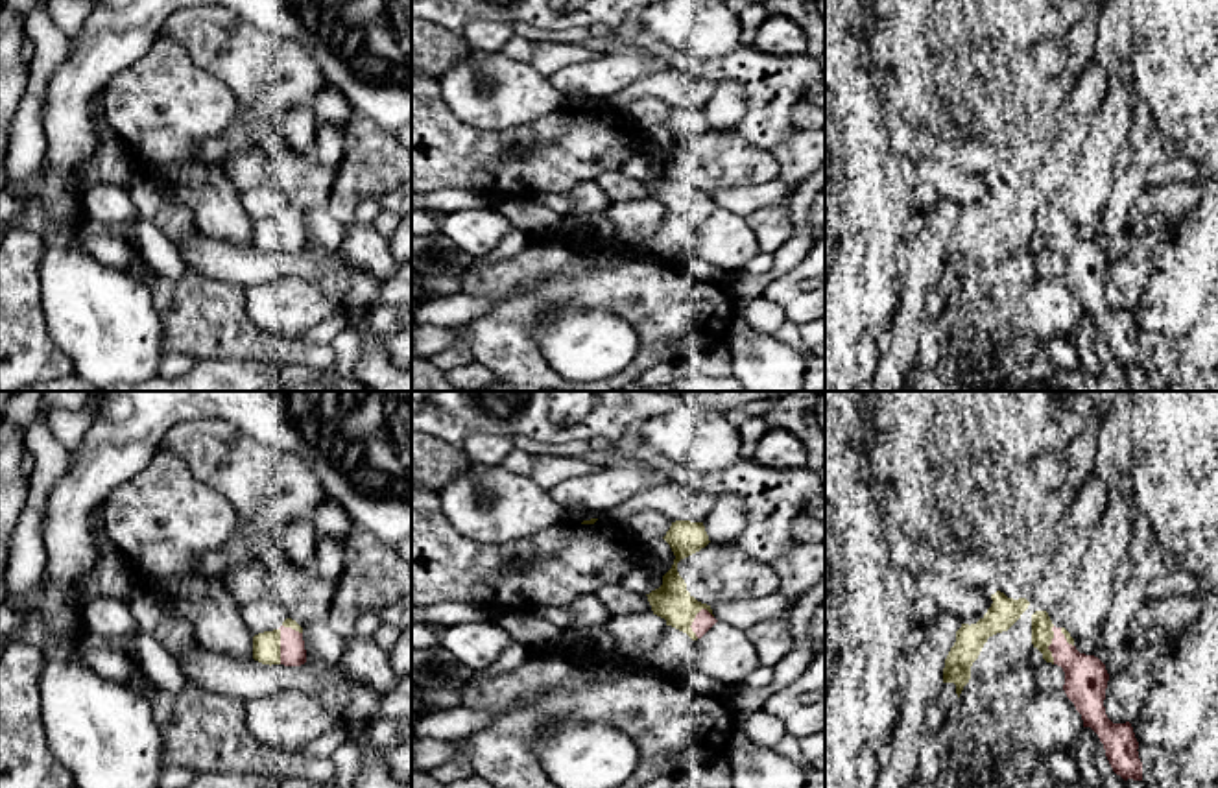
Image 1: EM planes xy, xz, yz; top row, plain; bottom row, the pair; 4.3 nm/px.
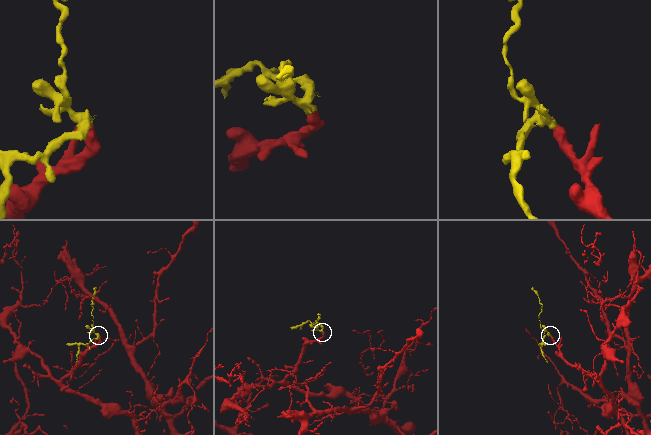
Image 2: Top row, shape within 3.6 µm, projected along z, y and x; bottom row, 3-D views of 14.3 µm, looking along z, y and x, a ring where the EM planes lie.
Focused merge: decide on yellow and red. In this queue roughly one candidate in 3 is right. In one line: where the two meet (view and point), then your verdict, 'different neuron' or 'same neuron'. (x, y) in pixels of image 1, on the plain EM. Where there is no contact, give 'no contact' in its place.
xz (692, 207) | same neuron

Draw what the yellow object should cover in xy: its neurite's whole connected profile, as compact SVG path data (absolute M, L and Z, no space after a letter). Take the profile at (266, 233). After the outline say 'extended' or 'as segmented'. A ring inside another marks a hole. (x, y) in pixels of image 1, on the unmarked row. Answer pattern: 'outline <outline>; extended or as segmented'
outline M286 205L279 216L253 223L253 245L262 251L301 253L306 249L303 214Z; extended

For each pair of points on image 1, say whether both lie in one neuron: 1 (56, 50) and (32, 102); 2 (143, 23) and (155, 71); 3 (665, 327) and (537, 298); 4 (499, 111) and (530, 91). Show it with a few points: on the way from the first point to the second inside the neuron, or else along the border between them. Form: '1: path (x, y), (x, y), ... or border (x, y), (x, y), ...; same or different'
1: path (45, 63), (35, 89); same
2: border (161, 28), (154, 45), (117, 74); different
3: path (633, 296), (628, 290), (569, 290); same
4: path (506, 104), (515, 95), (523, 95); same

